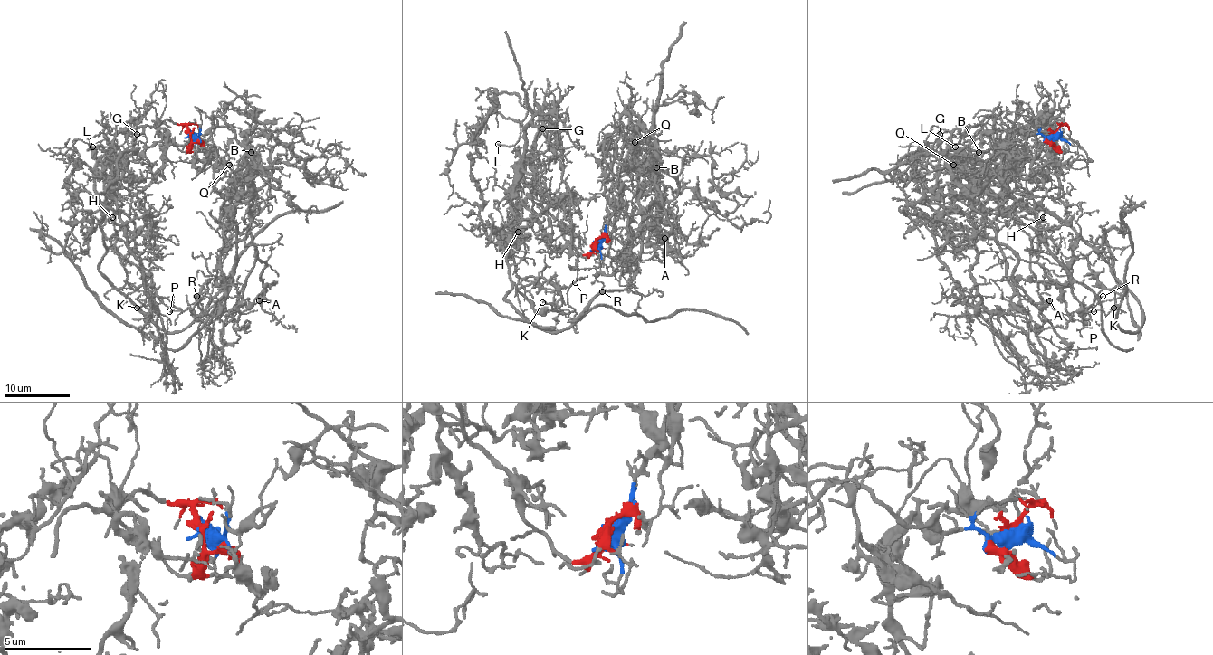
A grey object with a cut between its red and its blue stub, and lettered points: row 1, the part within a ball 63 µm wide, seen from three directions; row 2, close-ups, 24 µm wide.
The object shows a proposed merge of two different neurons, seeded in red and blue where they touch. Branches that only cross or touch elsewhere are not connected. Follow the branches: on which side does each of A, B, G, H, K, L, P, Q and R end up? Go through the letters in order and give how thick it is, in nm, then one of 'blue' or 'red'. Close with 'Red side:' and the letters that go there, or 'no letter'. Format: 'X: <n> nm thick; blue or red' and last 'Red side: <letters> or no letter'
A: 100 nm thick; blue
B: 130 nm thick; blue
G: 110 nm thick; red
H: 120 nm thick; red
K: 130 nm thick; red
L: 160 nm thick; red
P: 100 nm thick; blue
Q: 180 nm thick; blue
R: 120 nm thick; blue
Red side: G, H, K, L

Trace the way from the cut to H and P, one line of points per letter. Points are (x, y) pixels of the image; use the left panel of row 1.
H: (189, 134), (164, 119), (141, 126), (137, 141), (103, 172), (107, 206), (113, 202), (117, 208), (111, 216)
P: (189, 134), (208, 134), (215, 116), (230, 126), (250, 196), (234, 208), (224, 312), (205, 323), (169, 312)

